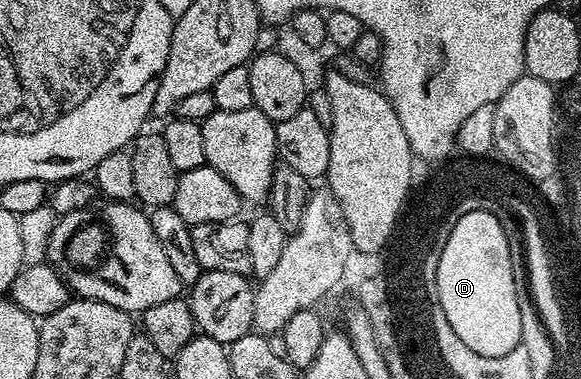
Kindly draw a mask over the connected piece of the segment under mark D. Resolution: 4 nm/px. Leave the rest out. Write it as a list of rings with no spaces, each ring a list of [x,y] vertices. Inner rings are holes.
[[[480,209],[467,213],[456,223],[440,255],[436,287],[440,307],[444,307],[448,323],[452,323],[452,331],[476,355],[508,355],[520,344],[522,324],[512,275],[510,238],[499,214]]]

